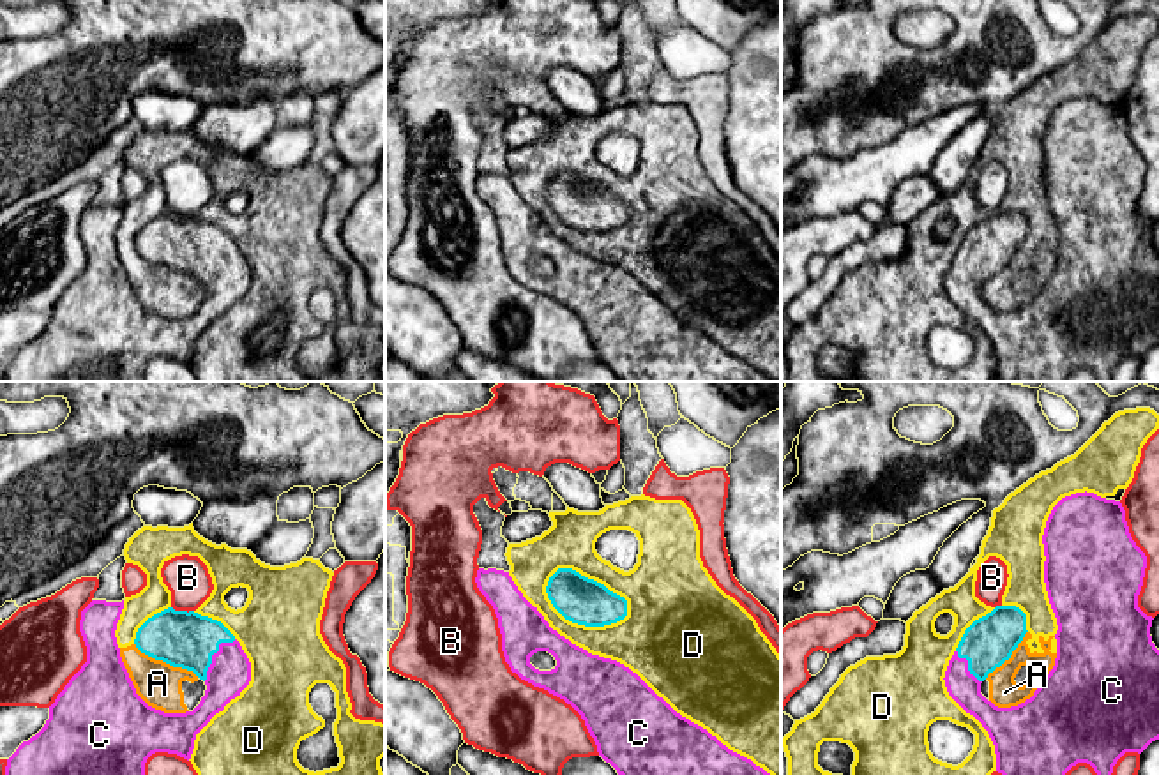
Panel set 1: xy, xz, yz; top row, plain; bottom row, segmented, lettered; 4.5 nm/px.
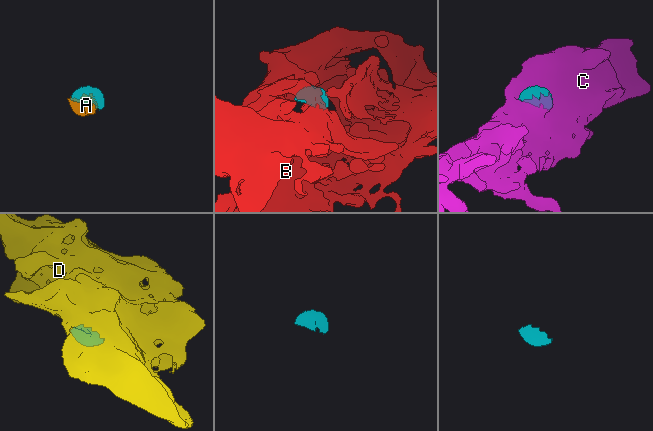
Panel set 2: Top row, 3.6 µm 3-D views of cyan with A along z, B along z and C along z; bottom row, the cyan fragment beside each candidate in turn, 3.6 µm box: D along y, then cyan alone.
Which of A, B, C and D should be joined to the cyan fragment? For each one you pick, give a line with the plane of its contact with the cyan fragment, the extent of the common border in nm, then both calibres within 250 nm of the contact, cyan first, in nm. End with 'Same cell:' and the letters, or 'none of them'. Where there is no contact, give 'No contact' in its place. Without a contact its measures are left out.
C: Touches cyan in xy. Shared border 240 nm. Thickness 260 nm (cyan) against 190 nm
Same cell: C

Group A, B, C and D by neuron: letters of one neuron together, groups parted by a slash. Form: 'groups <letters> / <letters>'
groups A D / B / C

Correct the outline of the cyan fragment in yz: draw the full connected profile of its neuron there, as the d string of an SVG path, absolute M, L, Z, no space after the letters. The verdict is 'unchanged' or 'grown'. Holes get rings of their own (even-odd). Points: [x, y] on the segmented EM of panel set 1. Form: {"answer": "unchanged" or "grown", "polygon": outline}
{"answer": "grown", "polygon": "M1094 493L1062 498L1051 510L1044 535L1044 583L1058 630L1057 658L1049 674L1030 699L1018 706L998 708L981 694L981 683L1011 658L1023 641L1026 614L1016 606L996 606L975 620L963 634L945 671L949 696L988 731L1002 775L1065 775L1078 763L1087 763L1097 775L1111 775L1125 752L1141 754L1159 740L1159 650L1152 643L1152 616L1138 607L1147 556L1129 533L1120 501Z"}

